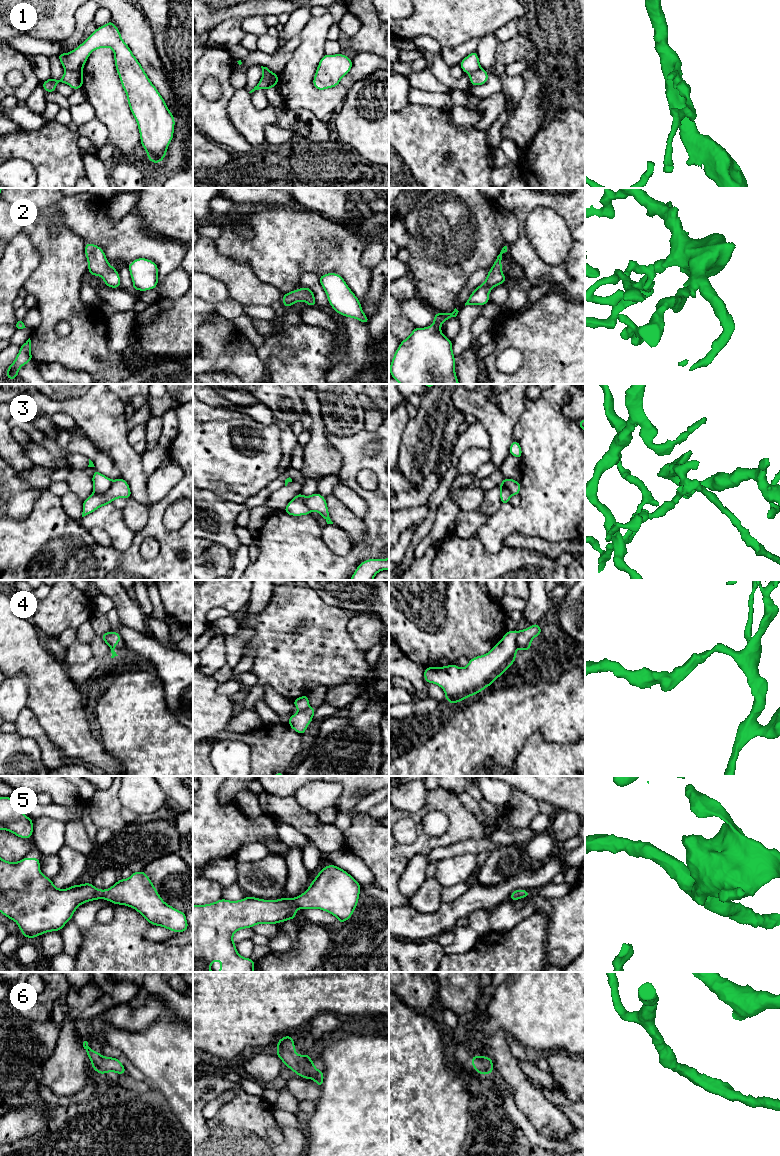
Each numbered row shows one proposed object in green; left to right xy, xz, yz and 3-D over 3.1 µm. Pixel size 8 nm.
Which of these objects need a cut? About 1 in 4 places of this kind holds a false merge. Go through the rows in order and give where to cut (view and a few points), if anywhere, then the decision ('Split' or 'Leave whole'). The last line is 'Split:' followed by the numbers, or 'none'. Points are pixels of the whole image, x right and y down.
1: Split along xy (65, 69), (81, 72). Split
2: No split. Leave whole
3: Split along xy (113, 481), (111, 486), (103, 493), (93, 494). Split
4: Split along yz (518, 631), (517, 647). Split
5: No split. Leave whole
6: No split. Leave whole
Split: 1, 3, 4

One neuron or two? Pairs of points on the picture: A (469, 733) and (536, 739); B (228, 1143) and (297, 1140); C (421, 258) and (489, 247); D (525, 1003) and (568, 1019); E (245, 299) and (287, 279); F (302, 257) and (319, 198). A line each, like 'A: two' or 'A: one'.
A: two
B: one
C: one
D: one
E: two
F: two

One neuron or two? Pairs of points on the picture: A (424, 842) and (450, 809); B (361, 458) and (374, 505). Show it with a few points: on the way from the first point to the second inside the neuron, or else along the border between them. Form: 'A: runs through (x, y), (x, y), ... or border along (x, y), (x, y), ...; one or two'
A: runs through (436, 841), (441, 841), (453, 829), (453, 821); one
B: runs through (352, 470), (352, 483), (363, 493); one

